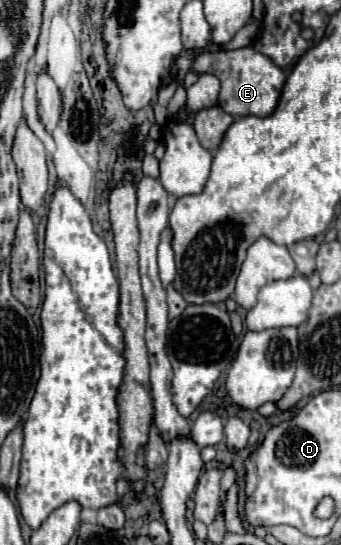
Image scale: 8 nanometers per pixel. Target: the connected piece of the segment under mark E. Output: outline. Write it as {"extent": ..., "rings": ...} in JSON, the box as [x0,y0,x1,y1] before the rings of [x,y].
{"extent":[192,47,286,117],"rings":[[[240,47],[232,51],[218,51],[218,53],[202,53],[196,57],[192,71],[212,73],[220,79],[222,89],[220,89],[218,105],[234,117],[244,117],[244,115],[268,117],[278,105],[278,99],[286,81],[286,73],[270,57],[264,57],[252,47]]]}

